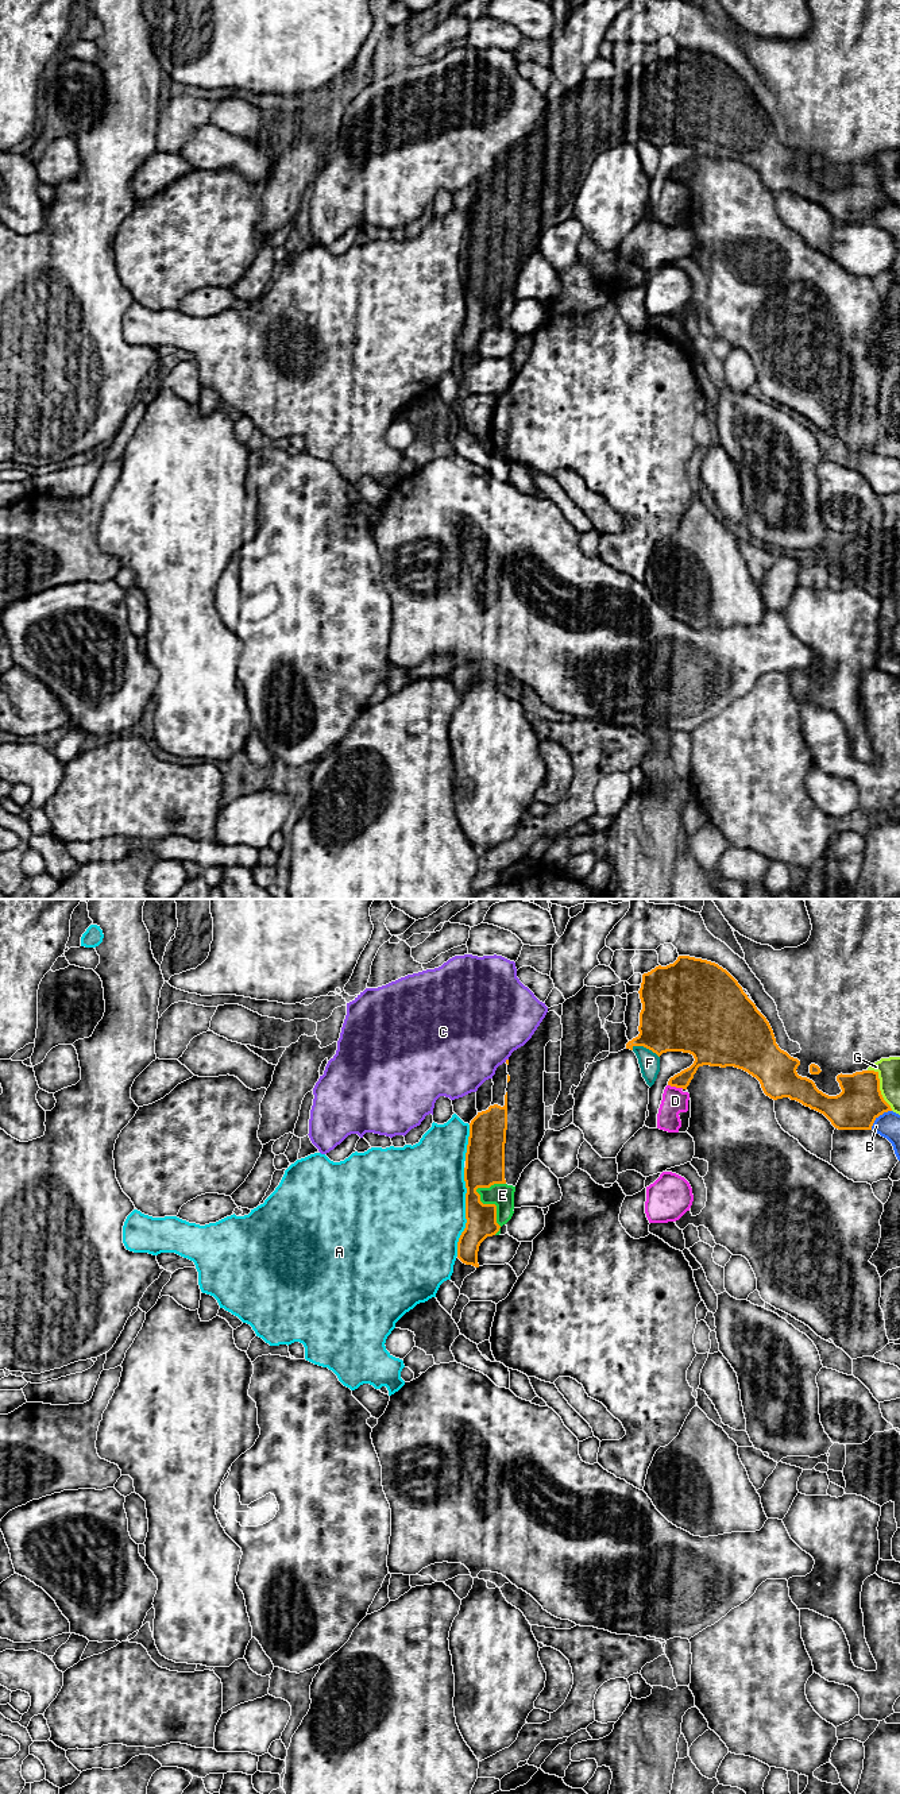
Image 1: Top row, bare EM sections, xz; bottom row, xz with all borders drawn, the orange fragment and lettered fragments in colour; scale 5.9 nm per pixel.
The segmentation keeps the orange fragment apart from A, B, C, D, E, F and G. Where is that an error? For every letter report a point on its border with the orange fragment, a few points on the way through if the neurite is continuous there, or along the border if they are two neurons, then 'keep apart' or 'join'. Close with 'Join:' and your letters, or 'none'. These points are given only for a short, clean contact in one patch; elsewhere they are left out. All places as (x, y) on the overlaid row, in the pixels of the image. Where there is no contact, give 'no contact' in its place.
A: xz (466, 1212) | keep apart
B: xz (879, 1115) | keep apart
C: xz (506, 1060) | keep apart
D: xz (676, 1087) | keep apart
E: xz (482, 1203) | join
F: xz (645, 1046) | keep apart
G: xz (879, 1087) | keep apart
Join: E

